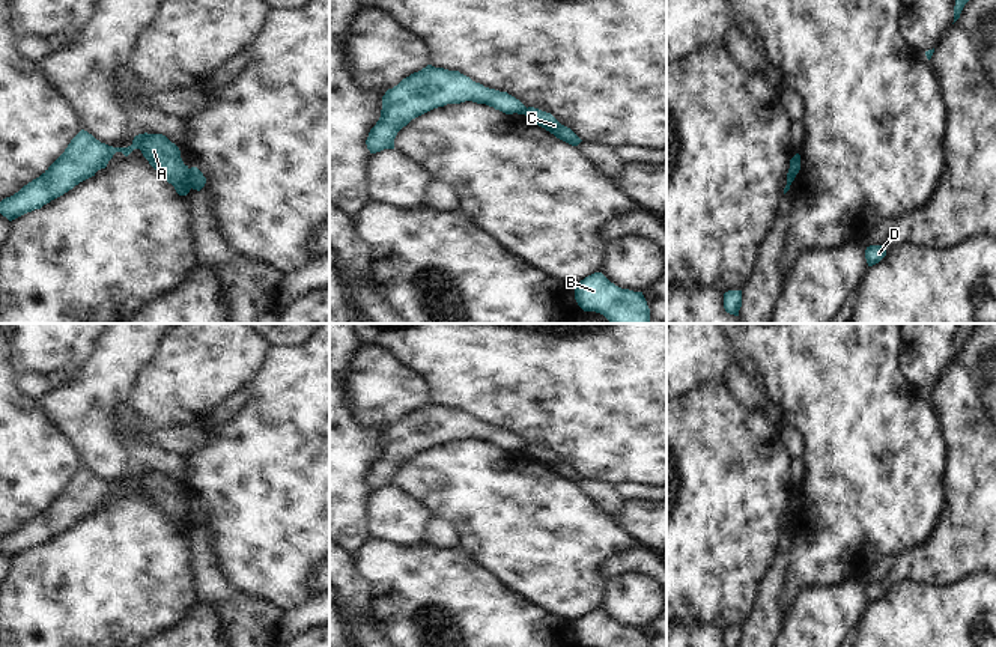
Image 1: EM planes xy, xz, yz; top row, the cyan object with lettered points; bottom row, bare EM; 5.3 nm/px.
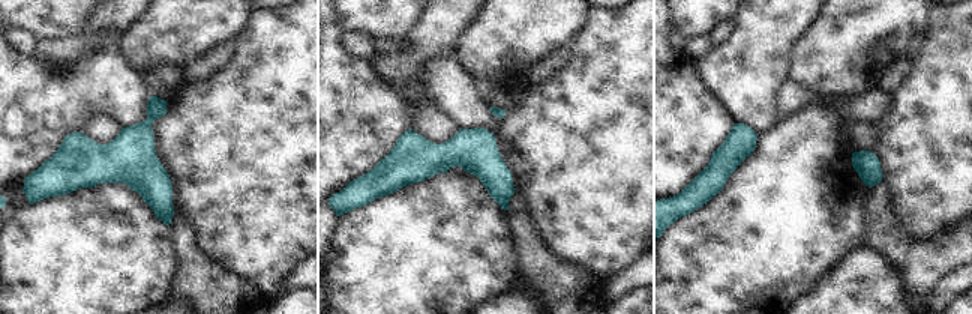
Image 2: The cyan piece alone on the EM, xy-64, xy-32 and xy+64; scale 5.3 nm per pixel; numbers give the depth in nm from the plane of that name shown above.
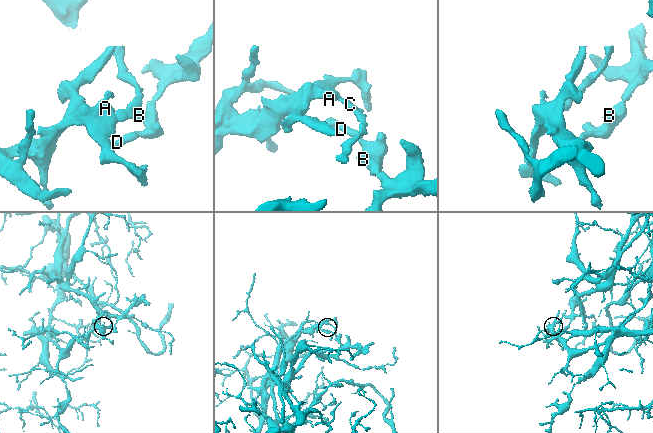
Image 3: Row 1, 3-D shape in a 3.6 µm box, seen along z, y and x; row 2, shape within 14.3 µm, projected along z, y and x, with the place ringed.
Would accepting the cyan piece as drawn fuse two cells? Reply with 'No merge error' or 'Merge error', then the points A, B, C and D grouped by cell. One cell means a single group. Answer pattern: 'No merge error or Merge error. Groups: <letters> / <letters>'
Merge error. Groups: A B D / C.

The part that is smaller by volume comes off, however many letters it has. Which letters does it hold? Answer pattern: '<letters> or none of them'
C

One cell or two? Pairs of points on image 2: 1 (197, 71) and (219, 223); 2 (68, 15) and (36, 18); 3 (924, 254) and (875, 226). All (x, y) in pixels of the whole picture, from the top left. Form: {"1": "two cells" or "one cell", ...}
{"1": "two cells", "2": "one cell", "3": "one cell"}

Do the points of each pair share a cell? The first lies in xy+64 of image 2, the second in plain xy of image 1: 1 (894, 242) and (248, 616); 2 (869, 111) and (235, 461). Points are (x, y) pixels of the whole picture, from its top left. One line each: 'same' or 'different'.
1: same
2: different

